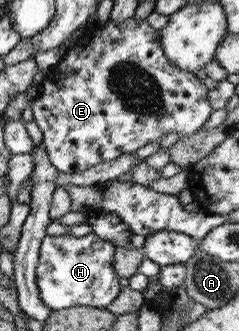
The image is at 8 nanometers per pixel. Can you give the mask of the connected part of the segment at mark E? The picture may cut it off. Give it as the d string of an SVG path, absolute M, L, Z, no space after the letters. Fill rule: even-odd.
M131 17L131 18L127 18L126 20L123 20L121 24L115 24L115 22L110 22L108 20L106 24L102 26L93 27L89 25L87 29L84 31L80 40L72 46L72 49L66 51L64 56L44 75L42 82L40 82L38 86L38 93L35 99L31 102L32 120L37 124L38 128L42 132L42 136L43 136L42 144L44 146L44 149L46 150L46 156L48 156L48 162L50 162L50 164L52 164L52 166L54 166L54 168L57 169L57 173L65 173L65 174L80 173L88 168L91 168L91 166L98 165L104 162L109 162L114 158L118 158L118 156L121 156L122 154L133 153L138 148L140 148L140 146L144 146L156 140L160 140L160 136L162 136L162 134L166 134L167 132L174 132L174 133L177 132L181 136L193 135L194 132L196 132L200 128L200 126L202 126L202 124L206 122L206 119L208 118L208 116L210 116L210 113L212 112L211 106L209 105L206 96L208 90L193 75L192 72L186 72L185 70L180 70L179 68L176 68L172 63L168 62L168 59L165 57L165 54L163 53L163 50L160 48L159 42L157 41L158 39L159 39L159 32L157 32L157 30L154 30L151 26L148 26L148 23L144 19L142 19L142 21L138 21L138 23L135 23L133 17Z

